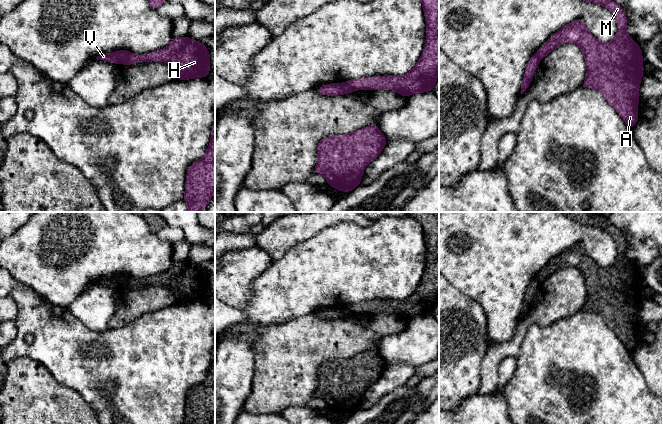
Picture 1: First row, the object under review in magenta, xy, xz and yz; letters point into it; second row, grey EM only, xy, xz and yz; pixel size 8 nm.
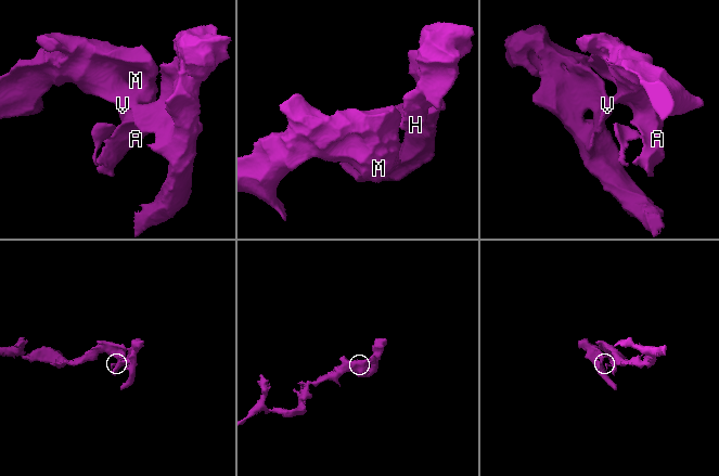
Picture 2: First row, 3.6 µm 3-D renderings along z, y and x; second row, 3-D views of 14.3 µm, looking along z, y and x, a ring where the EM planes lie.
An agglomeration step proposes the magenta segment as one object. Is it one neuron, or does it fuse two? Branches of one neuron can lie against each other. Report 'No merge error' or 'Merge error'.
Merge error

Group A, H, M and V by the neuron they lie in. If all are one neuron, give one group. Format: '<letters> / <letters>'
A M V / H

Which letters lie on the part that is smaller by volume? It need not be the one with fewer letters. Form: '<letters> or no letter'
H

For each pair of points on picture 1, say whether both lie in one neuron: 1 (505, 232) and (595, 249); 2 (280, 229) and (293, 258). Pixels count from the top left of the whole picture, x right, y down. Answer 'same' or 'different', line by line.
1: same
2: different

